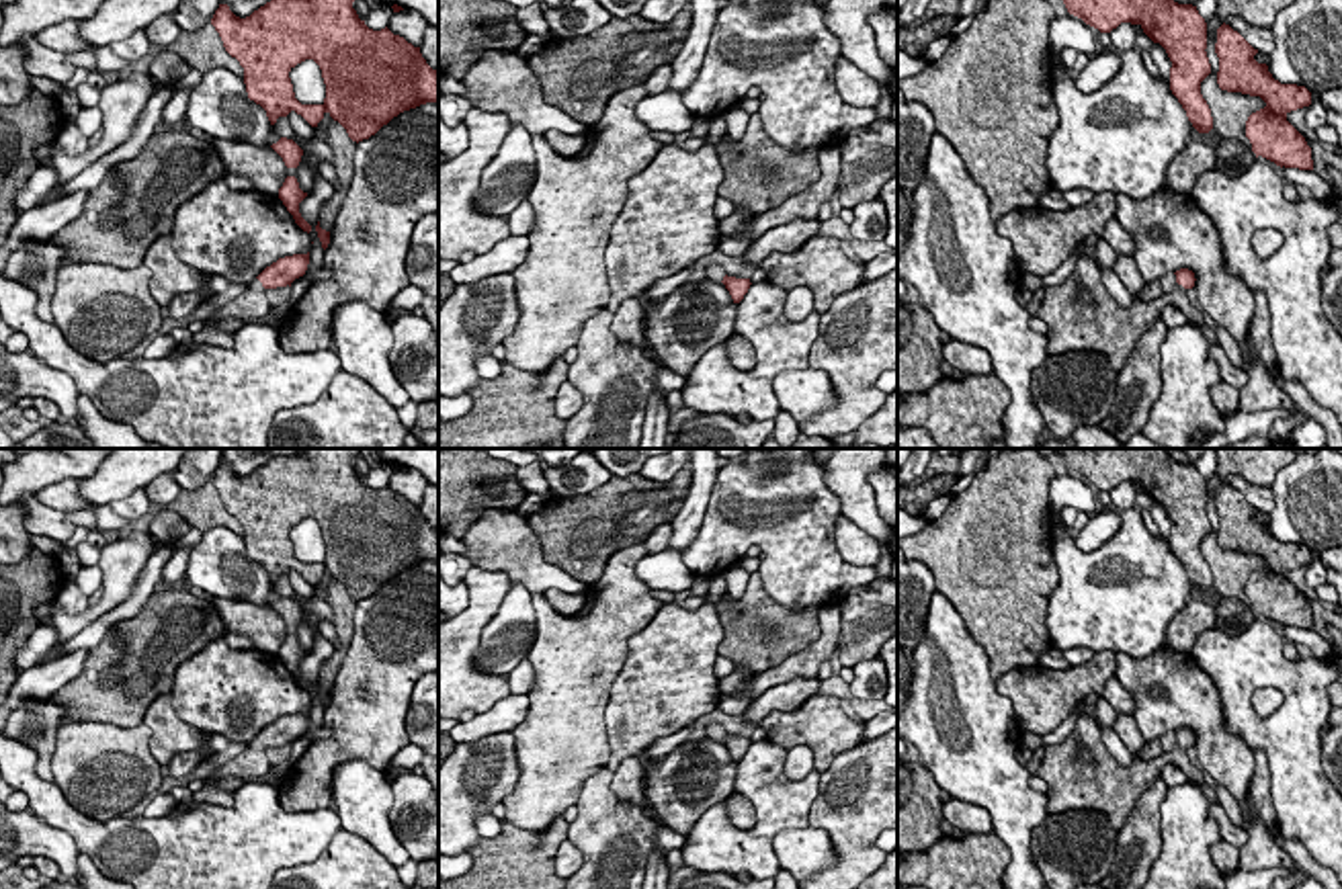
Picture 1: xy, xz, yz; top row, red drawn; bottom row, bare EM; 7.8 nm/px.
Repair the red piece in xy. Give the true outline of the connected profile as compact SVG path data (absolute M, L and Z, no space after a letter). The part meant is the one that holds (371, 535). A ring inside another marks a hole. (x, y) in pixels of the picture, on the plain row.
M361 449L301 451L301 455L272 457L246 477L236 475L227 463L219 463L211 477L225 510L244 526L248 557L266 569L270 584L295 569L318 586L328 572L359 602L404 569L426 561L438 563L438 528L426 522L420 506L393 494L387 485L373 490L359 477L352 461ZM305 518L313 518L322 528L326 543L322 563L301 563L295 557L289 531Z

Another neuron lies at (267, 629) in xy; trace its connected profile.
M213 596L211 602L219 610L227 633L248 637L260 651L279 653L287 637L287 625L270 604L258 606L246 600L217 596Z

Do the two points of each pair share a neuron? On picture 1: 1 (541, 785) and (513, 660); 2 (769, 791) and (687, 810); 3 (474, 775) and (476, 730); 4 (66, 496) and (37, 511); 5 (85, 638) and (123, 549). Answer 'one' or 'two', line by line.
1: two
2: two
3: two
4: two
5: two

